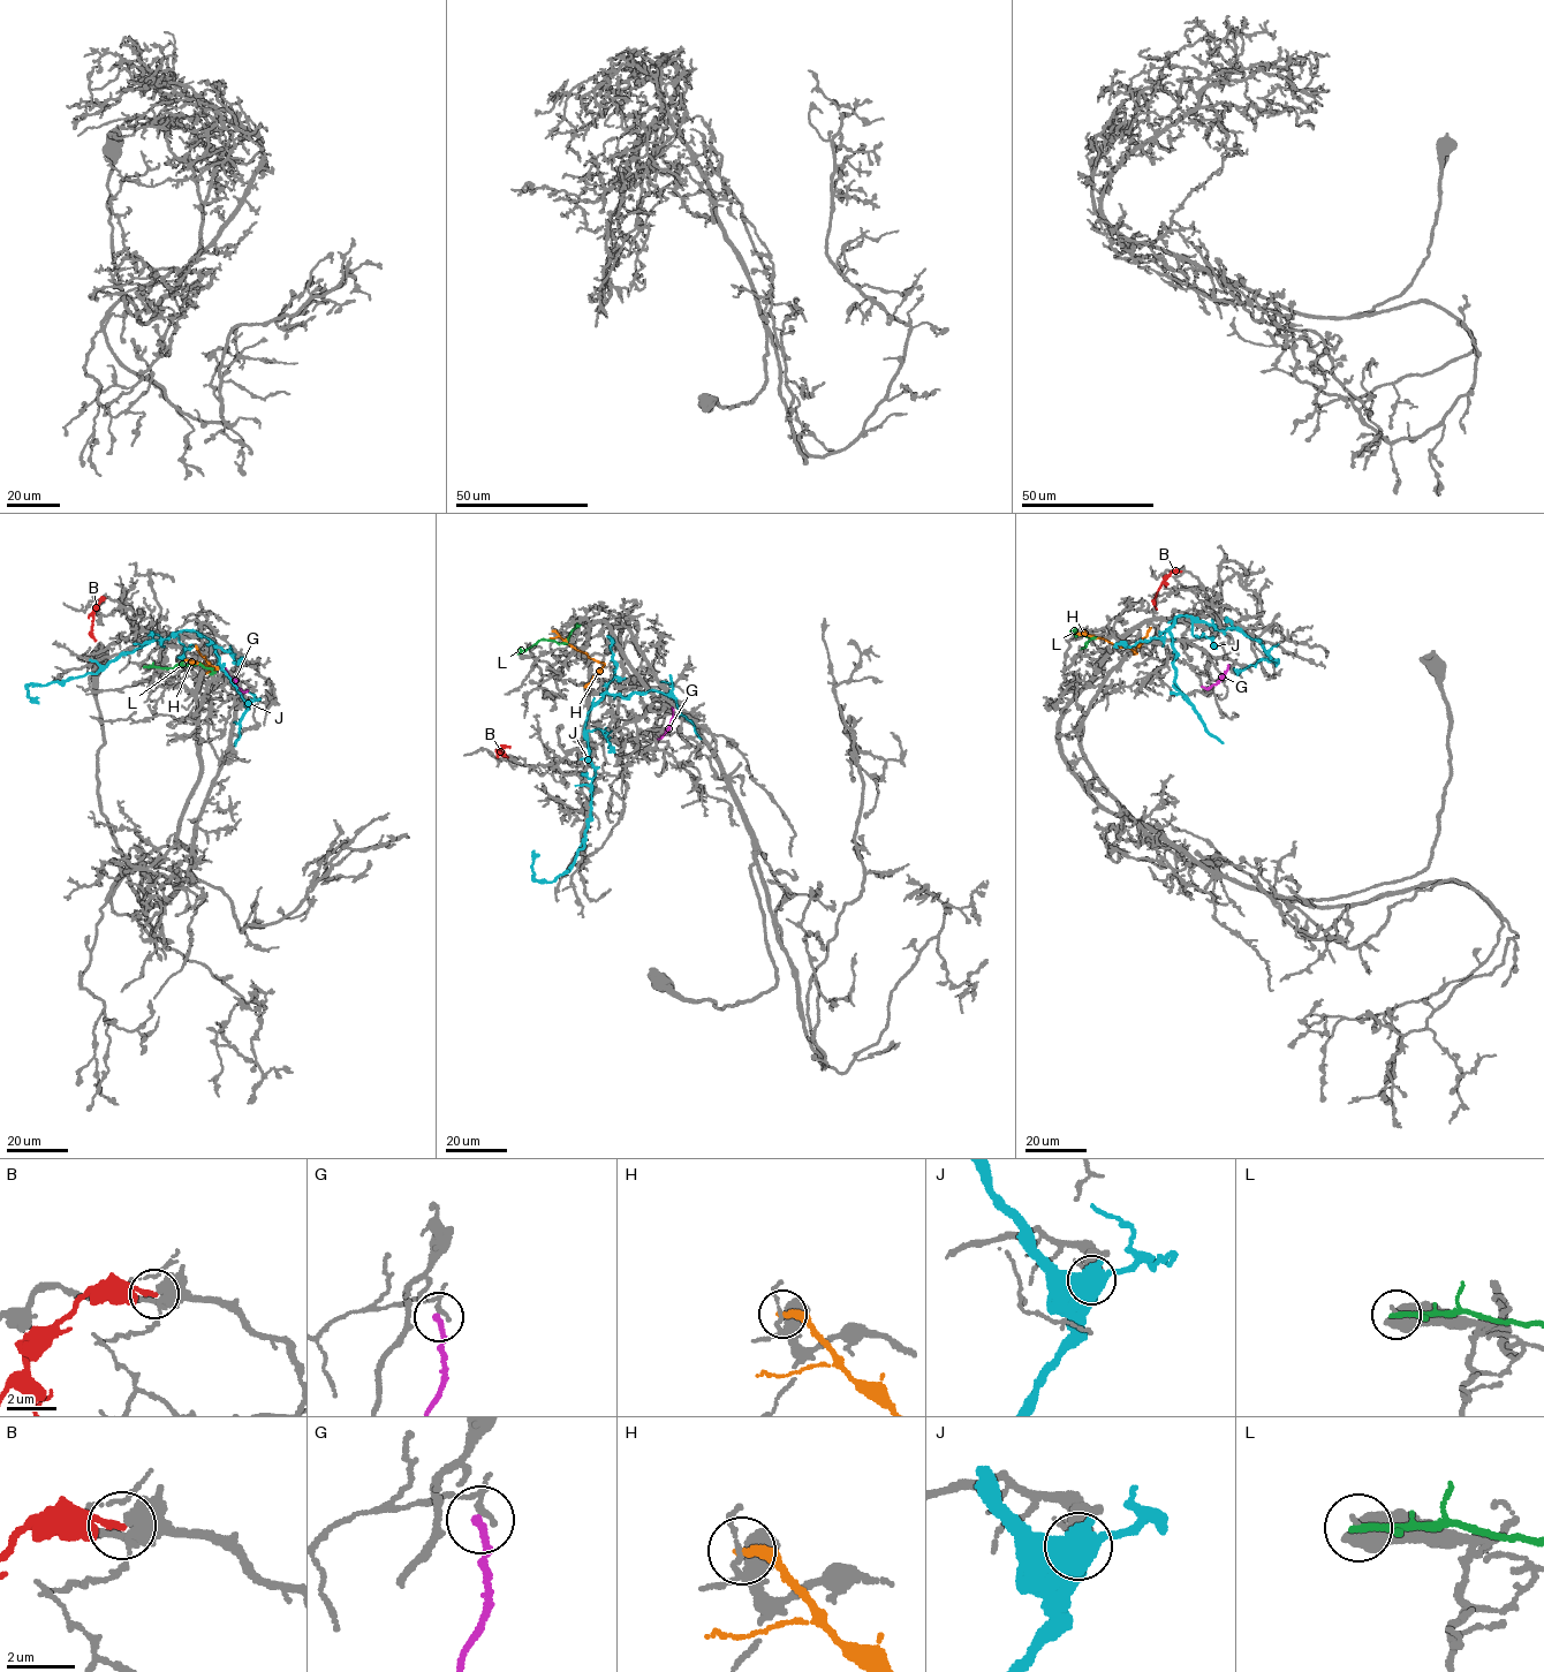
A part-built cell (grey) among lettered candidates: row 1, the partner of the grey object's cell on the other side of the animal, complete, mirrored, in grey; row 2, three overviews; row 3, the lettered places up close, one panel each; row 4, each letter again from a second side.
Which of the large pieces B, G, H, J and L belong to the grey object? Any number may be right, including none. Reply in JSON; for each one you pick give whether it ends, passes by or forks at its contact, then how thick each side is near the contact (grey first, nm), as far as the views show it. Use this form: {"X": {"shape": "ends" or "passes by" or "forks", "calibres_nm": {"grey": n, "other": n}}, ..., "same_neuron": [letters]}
{"same_neuron": []}

